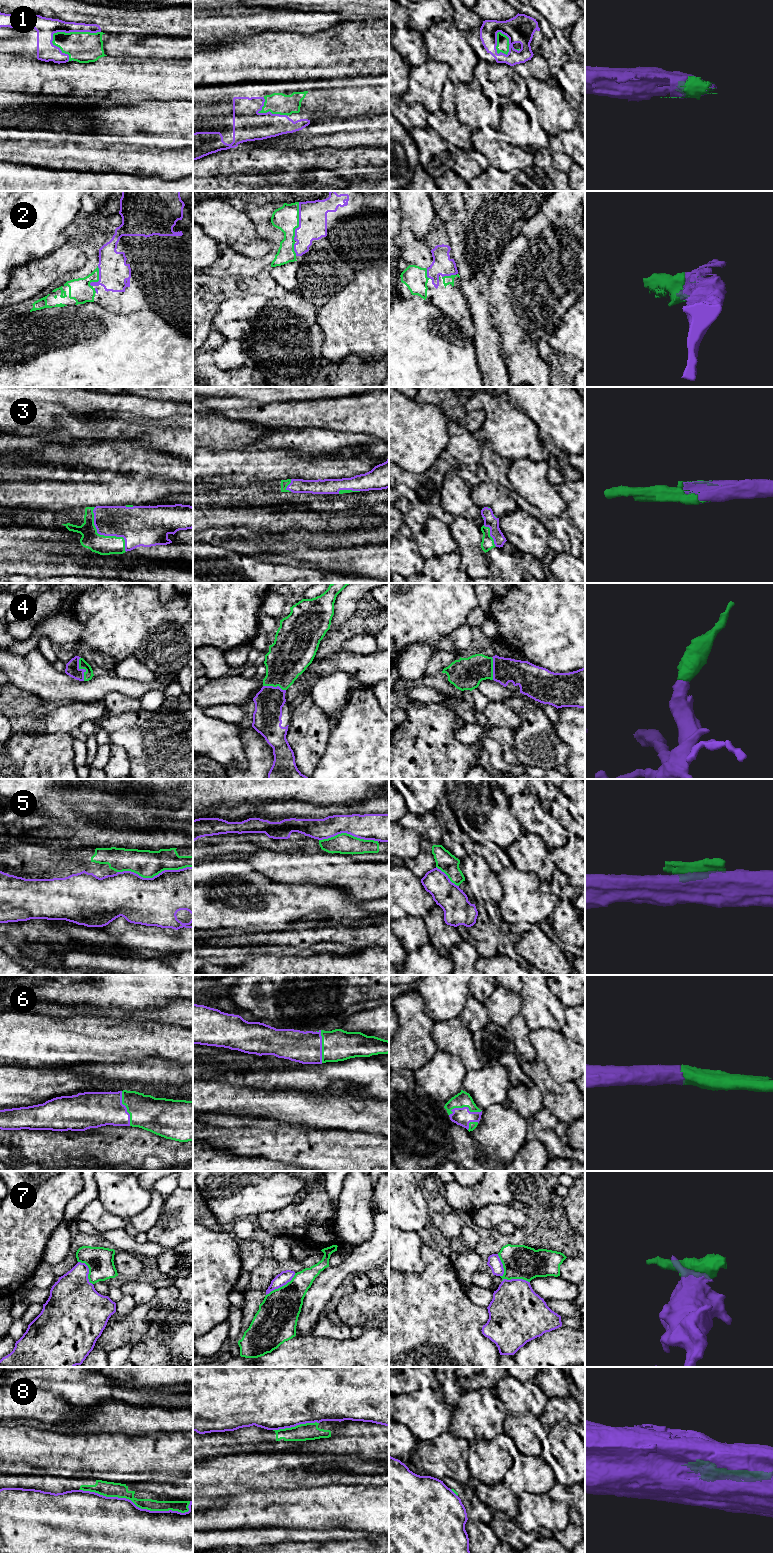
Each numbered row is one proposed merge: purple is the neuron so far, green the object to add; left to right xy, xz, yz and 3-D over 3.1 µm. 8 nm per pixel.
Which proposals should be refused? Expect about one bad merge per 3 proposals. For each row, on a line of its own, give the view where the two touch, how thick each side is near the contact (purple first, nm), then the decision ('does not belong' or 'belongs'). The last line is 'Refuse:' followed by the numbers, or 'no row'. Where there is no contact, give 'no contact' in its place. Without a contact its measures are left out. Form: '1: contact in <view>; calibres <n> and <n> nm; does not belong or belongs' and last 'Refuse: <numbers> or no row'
1: contact in xy; calibres 160 and 260 nm; belongs
2: contact in xz; calibres 220 and 200 nm; belongs
3: contact in xy; calibres 280 and 160 nm; belongs
4: contact in xy; calibres 110 and 70 nm; belongs
5: contact in xy; calibres 380 and 220 nm; does not belong
6: contact in yz; calibres 140 and 130 nm; belongs
7: contact in xz; calibres 100 and 320 nm; does not belong
8: contact in xy; calibres 440 and 130 nm; does not belong
Refuse: 5, 7, 8

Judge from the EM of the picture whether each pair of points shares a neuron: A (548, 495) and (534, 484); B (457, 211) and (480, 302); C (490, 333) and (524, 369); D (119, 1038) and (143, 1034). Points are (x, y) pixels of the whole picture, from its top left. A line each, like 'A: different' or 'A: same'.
A: same
B: same
C: different
D: same

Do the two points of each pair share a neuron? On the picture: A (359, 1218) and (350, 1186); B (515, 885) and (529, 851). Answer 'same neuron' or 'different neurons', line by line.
A: same neuron
B: different neurons

